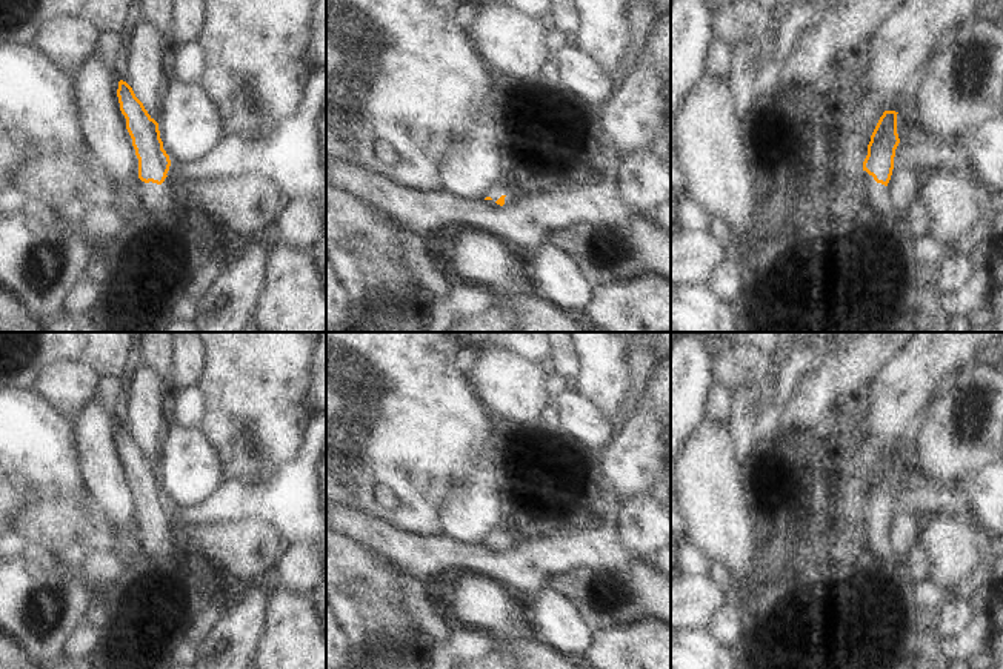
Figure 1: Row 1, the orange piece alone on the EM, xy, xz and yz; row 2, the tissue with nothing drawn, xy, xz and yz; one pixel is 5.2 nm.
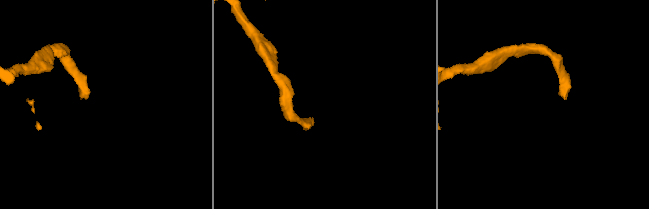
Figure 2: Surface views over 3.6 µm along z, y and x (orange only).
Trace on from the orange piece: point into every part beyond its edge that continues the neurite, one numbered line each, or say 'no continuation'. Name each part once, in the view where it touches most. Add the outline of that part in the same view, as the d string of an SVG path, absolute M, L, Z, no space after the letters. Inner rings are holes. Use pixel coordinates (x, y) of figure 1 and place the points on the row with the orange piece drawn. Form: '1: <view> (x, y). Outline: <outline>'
1: xy (162, 205). Outline: M149 181L145 188L145 214L157 220L178 220L188 215L174 197L171 189L160 189L160 185Z

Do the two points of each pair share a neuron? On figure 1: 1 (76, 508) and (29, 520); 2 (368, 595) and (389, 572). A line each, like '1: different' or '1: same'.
1: same
2: different

